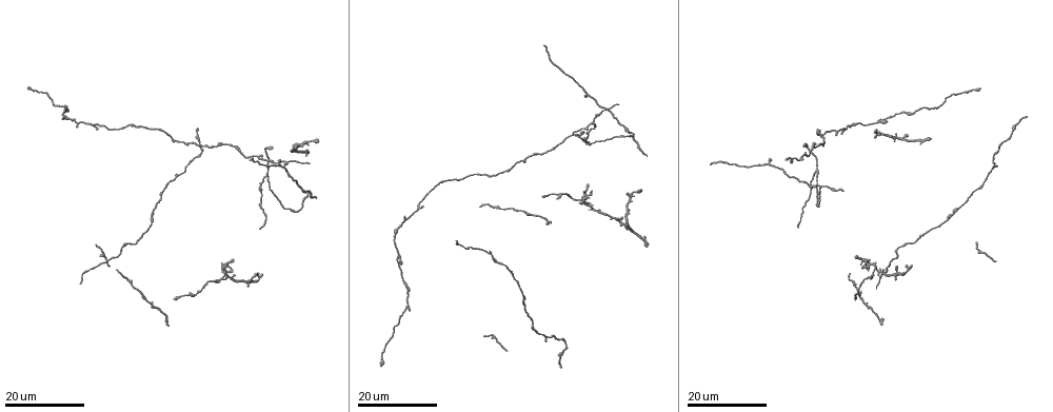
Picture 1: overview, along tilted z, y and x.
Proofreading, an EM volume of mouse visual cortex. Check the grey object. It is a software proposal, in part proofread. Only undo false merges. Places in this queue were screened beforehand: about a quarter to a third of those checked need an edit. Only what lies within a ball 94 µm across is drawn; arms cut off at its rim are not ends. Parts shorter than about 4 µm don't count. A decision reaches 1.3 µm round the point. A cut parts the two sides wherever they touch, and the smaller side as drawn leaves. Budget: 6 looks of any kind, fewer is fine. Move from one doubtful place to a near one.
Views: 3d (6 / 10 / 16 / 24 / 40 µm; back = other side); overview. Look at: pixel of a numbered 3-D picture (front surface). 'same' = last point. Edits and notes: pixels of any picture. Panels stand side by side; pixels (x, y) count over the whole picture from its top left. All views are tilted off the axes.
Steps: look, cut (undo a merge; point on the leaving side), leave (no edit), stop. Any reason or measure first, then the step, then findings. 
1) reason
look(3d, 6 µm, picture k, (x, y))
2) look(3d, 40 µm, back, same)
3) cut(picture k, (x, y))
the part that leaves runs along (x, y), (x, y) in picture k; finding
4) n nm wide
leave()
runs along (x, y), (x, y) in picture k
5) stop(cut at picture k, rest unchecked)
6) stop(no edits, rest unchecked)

look(3d, 16 µm, picture 1, (951, 216))

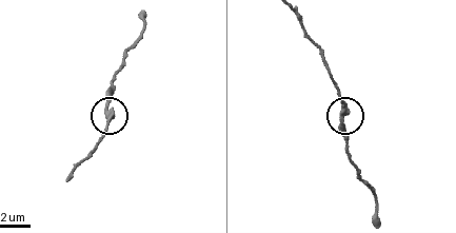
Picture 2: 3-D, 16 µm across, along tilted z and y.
look(3d, 6 µm, picture 2, (107, 111))

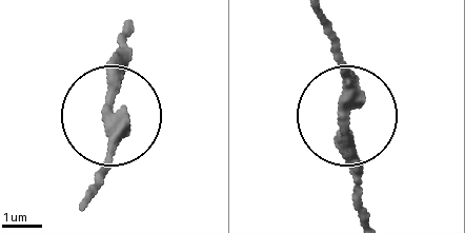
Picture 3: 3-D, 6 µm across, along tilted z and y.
from behind
look(3d, 6 µm, back, picture 3, (108, 114))

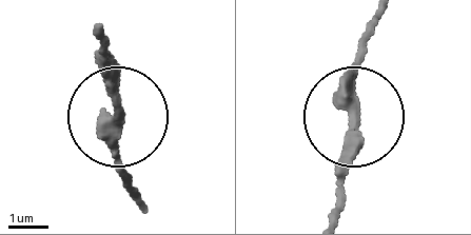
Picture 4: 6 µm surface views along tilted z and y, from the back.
310 nm wide
leave()
runs along (377, 25), (352, 65), (359, 134), (342, 162) in picture 4; one cell here

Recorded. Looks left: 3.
two arms in line, one across
look(3d, 24 µm, picture 1, (259, 156))

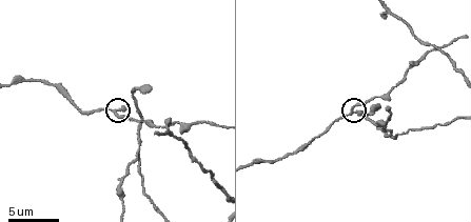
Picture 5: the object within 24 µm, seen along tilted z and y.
look(3d, 6 µm, picture 5, (350, 112))

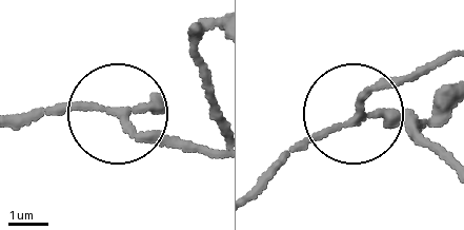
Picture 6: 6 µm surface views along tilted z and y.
150 nm wide
leave()
runs along (443, 155), (360, 109), (427, 63) in picture 6; one cell here

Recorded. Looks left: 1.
look(3d, 16 µm, picture 5, (173, 136))

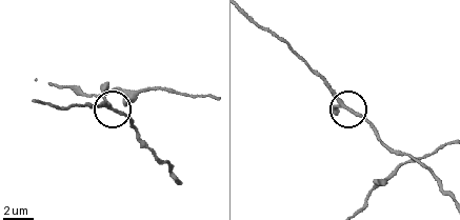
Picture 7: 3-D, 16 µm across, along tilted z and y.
170 nm wide
leave()
runs along (445, 190), (412, 157), (384, 142), (315, 73) in picture 7; continuous, no second cell

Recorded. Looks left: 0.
stop(no edits, rest unchecked)

